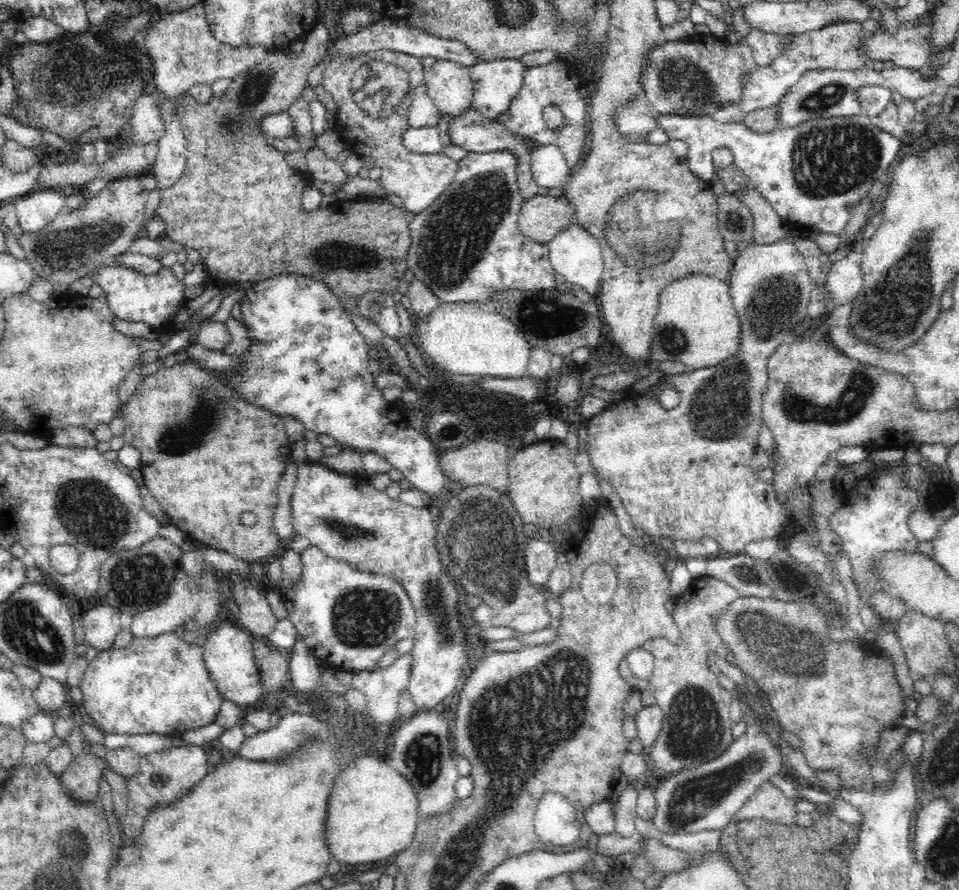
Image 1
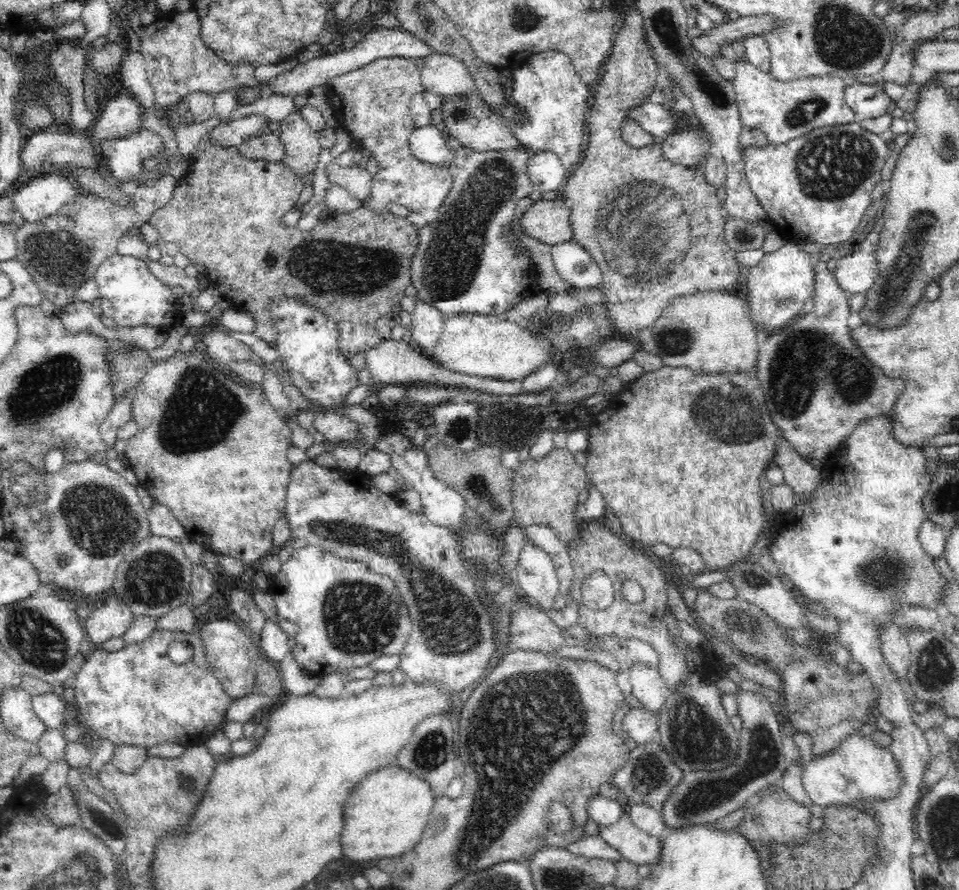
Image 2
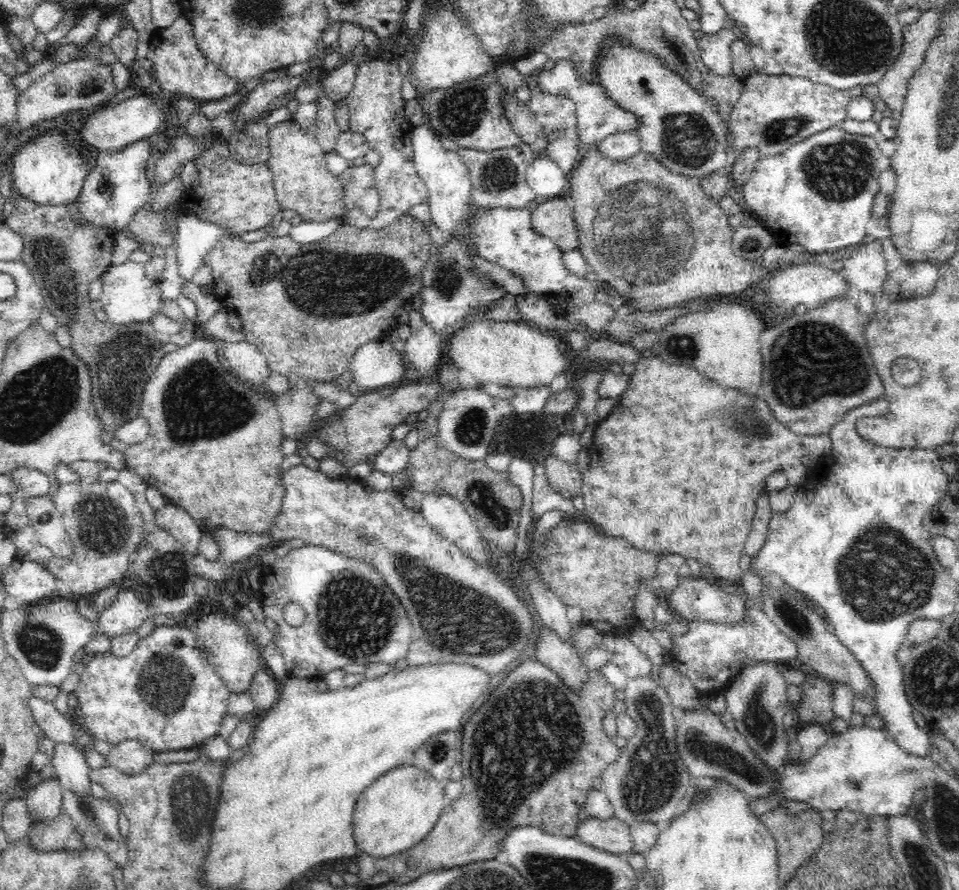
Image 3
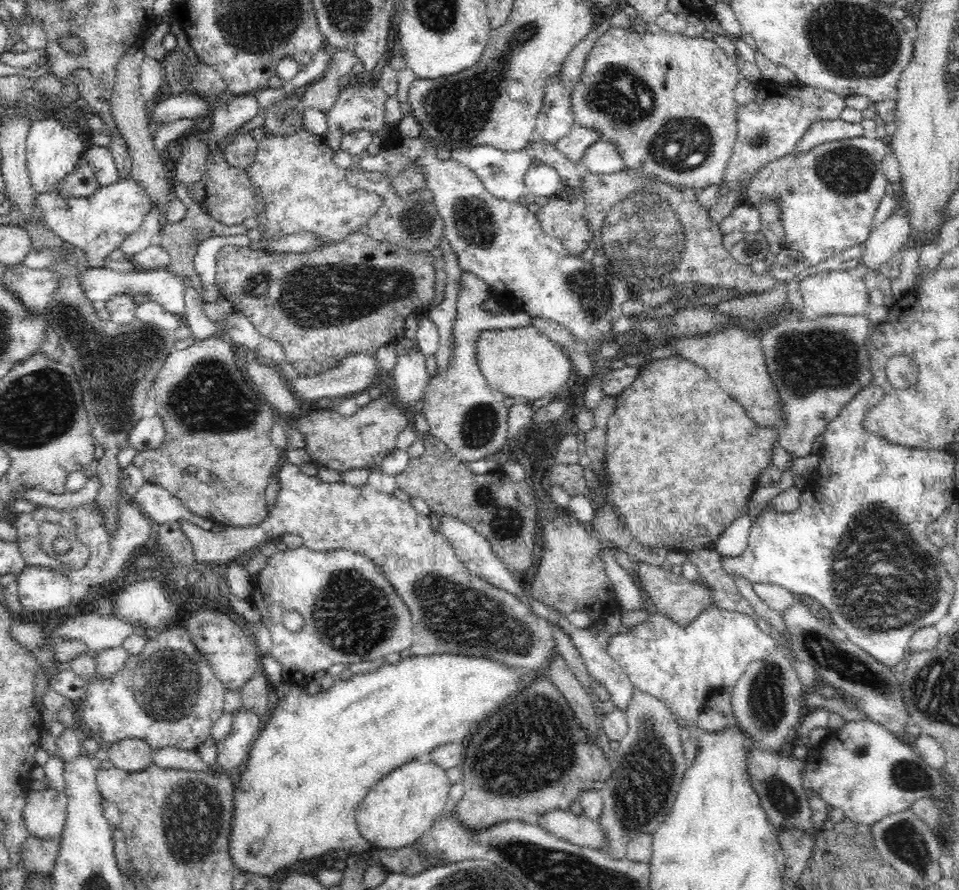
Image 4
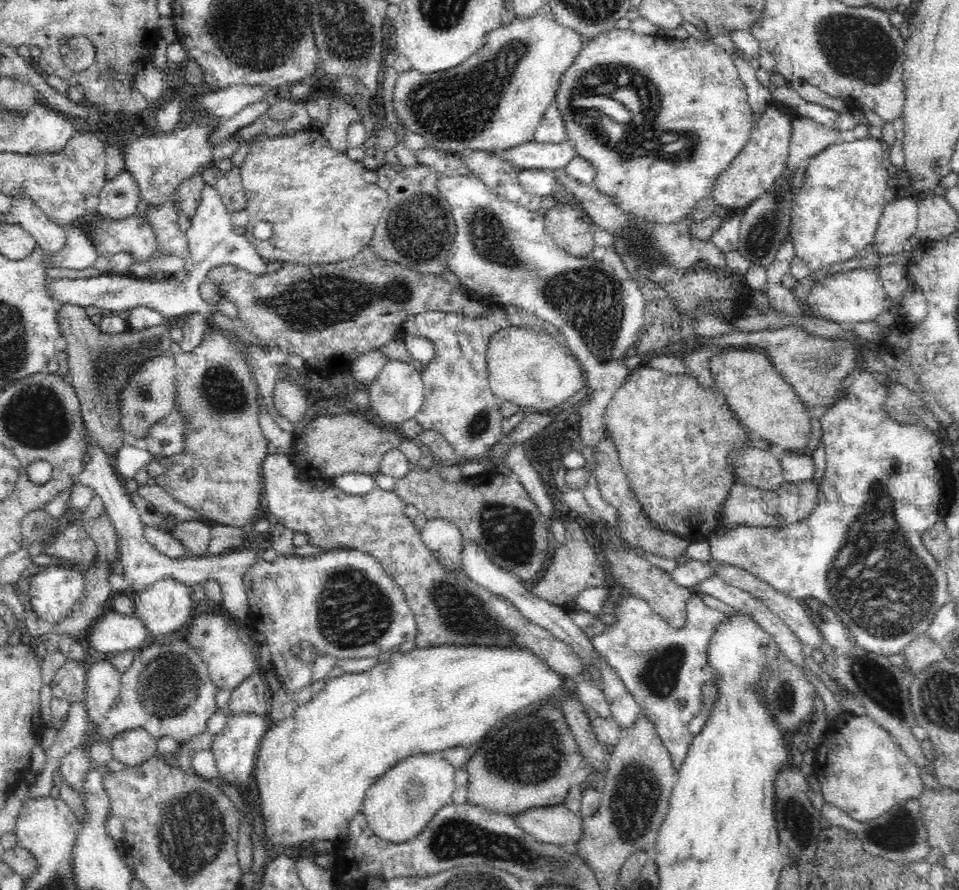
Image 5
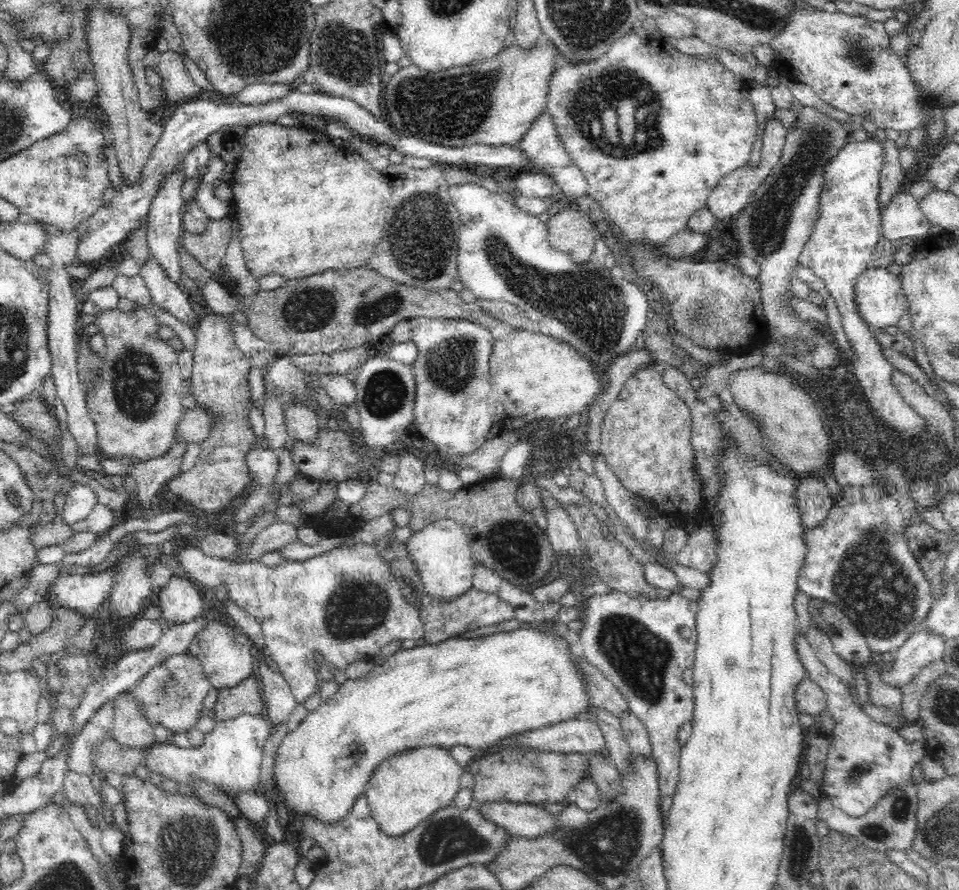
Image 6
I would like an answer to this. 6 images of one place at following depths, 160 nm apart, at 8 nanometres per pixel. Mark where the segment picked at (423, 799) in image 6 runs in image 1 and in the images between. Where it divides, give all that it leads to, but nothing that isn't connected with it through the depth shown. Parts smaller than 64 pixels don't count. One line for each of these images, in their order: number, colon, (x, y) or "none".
1: (373, 812)
2: (386, 814)
3: (398, 811)
4: (400, 808)
5: (398, 806)

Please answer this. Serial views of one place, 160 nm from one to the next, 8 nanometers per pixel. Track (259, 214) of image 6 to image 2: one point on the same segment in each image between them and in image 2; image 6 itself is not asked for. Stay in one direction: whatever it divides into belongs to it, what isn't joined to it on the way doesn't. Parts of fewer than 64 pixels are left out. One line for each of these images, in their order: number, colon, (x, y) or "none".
2: (301, 143)
3: (304, 186)
4: (303, 190)
5: (322, 210)

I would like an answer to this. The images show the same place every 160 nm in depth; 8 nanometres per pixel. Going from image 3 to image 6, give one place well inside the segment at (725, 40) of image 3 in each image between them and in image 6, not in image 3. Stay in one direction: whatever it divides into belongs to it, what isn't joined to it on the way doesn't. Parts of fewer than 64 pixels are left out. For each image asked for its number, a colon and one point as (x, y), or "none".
4: (666, 101)
5: (660, 119)
6: (652, 129)

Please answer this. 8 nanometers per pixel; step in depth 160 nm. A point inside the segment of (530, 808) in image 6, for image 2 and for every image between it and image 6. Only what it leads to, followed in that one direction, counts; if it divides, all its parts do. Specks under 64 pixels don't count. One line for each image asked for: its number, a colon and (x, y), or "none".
2: (634, 845)
3: (612, 836)
4: (579, 830)
5: (556, 825)

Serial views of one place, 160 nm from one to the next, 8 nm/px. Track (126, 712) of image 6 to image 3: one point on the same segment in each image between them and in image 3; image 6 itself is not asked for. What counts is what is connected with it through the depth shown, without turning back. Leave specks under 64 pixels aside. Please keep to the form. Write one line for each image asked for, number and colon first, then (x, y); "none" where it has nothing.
3: (130, 757)
4: (131, 755)
5: (133, 747)

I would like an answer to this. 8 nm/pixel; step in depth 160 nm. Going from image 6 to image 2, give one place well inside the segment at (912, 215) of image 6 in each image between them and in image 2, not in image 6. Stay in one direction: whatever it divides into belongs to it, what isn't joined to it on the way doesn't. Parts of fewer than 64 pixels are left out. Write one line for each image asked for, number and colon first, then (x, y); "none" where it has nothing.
2: (855, 273)
3: (866, 271)
4: (887, 239)
5: (899, 219)

